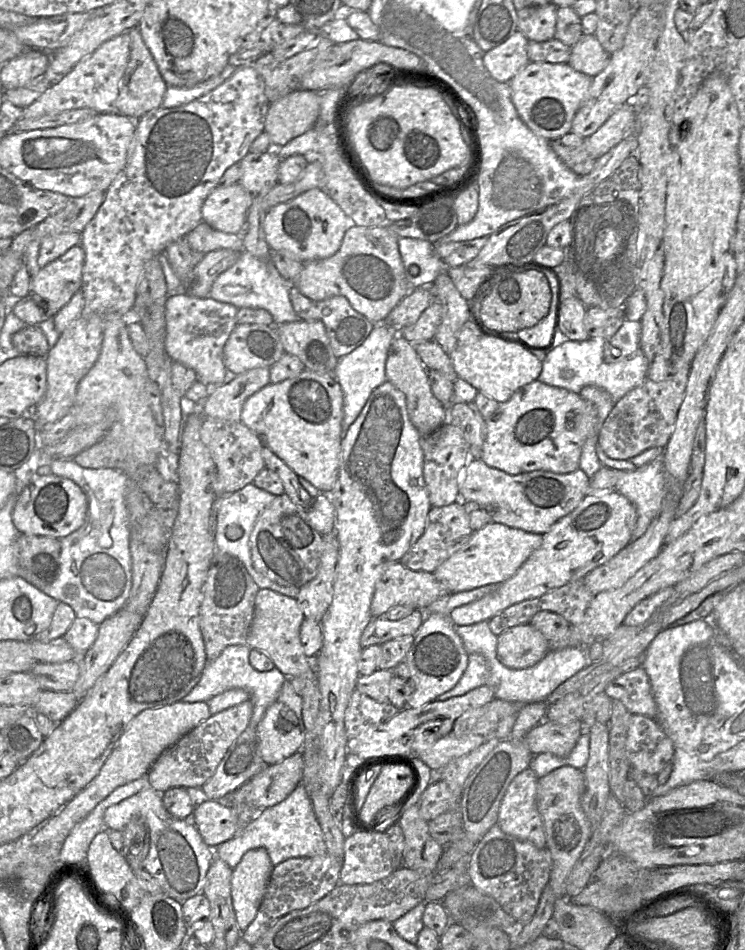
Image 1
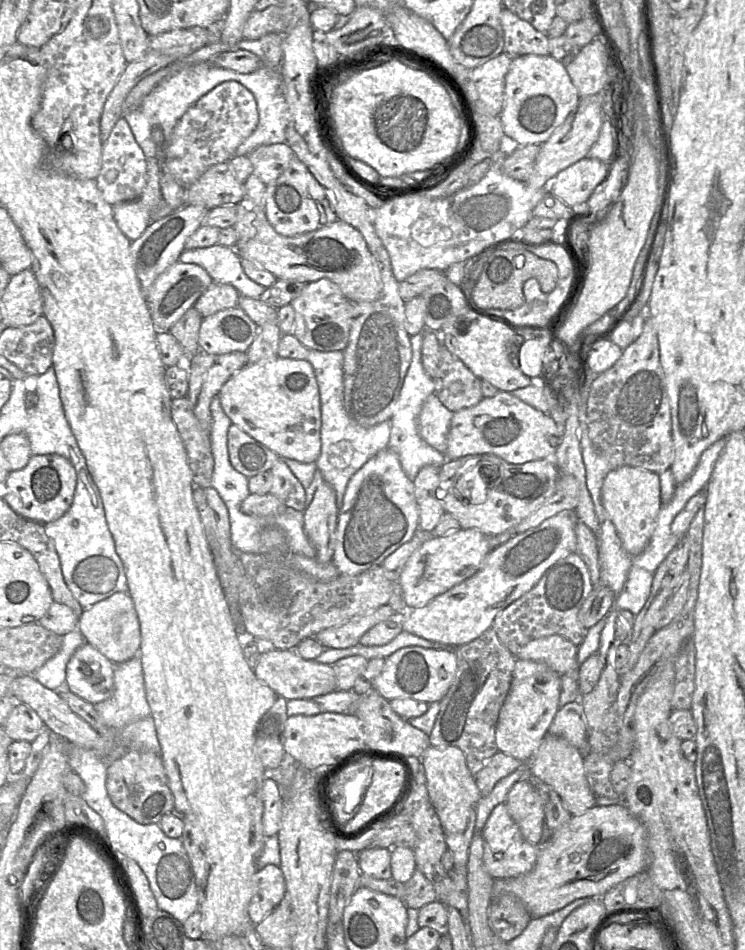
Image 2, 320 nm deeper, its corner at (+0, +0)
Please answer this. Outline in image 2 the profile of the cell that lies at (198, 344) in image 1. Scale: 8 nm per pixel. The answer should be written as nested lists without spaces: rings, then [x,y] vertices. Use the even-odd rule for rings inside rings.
[[[213,281],[197,299],[194,307],[202,317],[207,317],[220,310],[236,307],[239,299],[240,294],[233,286]]]

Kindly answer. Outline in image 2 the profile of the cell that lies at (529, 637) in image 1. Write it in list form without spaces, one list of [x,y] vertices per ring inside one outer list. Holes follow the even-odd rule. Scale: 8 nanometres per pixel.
[[[550,635],[534,639],[521,647],[516,659],[542,662],[559,675],[571,675],[578,678],[578,647],[560,635]]]

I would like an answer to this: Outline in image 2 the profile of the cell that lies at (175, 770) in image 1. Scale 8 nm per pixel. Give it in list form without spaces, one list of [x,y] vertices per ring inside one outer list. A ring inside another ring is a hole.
[[[270,649],[261,654],[257,666],[253,669],[256,677],[278,697],[286,700],[312,699],[337,690],[336,675],[333,666],[306,660],[295,650]]]

